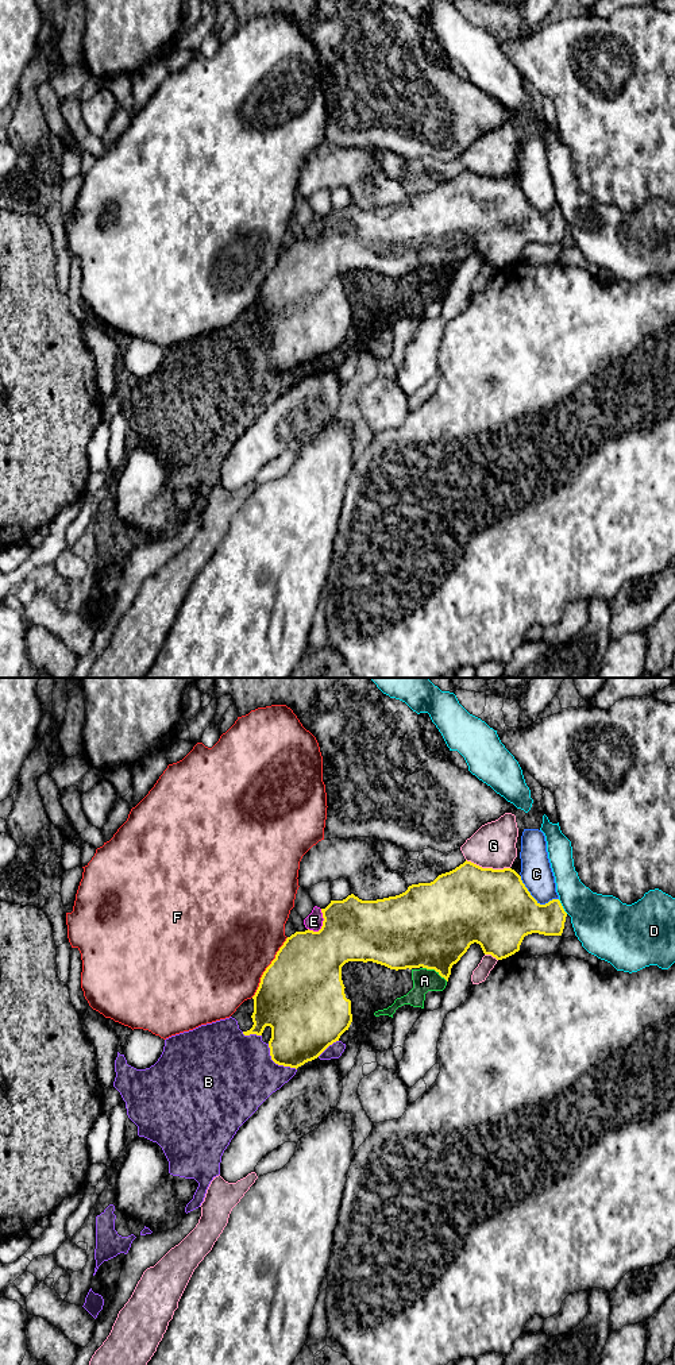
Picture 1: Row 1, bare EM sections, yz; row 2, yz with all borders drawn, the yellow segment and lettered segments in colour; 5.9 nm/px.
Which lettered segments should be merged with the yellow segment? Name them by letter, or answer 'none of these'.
none of these

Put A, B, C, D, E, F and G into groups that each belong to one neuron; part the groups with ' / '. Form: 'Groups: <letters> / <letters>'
Groups: A B / C / D / E / F / G

